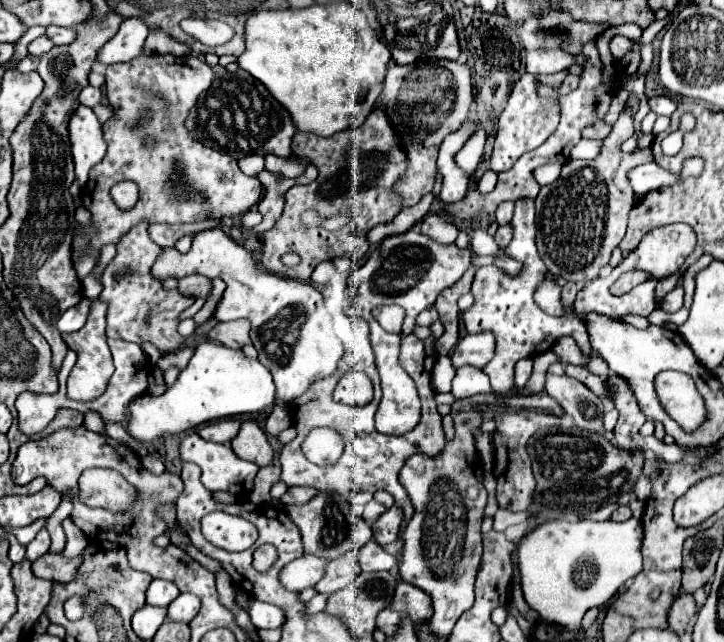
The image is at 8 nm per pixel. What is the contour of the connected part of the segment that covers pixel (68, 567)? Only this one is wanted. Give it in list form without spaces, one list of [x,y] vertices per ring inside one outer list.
[[[48,552],[42,558],[32,562],[32,572],[44,580],[72,582],[72,578],[76,578],[76,572],[82,566],[82,562],[84,562],[82,552],[74,558],[66,558],[62,552]]]

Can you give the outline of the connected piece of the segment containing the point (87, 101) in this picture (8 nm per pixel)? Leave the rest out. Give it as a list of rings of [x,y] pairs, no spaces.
[[[86,86],[82,90],[82,94],[80,94],[80,102],[84,106],[88,106],[88,108],[94,108],[96,104],[102,102],[102,92],[98,88],[94,88],[94,86]]]

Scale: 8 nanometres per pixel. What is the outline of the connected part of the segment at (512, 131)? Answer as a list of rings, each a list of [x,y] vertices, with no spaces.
[[[566,70],[556,72],[556,74],[524,74],[516,84],[510,94],[508,106],[498,118],[498,130],[496,130],[496,142],[492,150],[492,160],[490,160],[490,170],[496,174],[510,170],[516,158],[522,156],[522,152],[530,152],[538,148],[558,126],[560,120],[560,106],[558,106],[558,96],[540,96],[538,86],[548,86],[558,90],[568,76]]]

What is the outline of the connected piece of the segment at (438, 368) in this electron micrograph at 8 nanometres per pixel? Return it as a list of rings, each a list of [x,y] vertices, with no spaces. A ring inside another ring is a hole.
[[[438,356],[432,368],[432,386],[436,392],[450,392],[450,382],[454,378],[454,366],[448,356]]]

